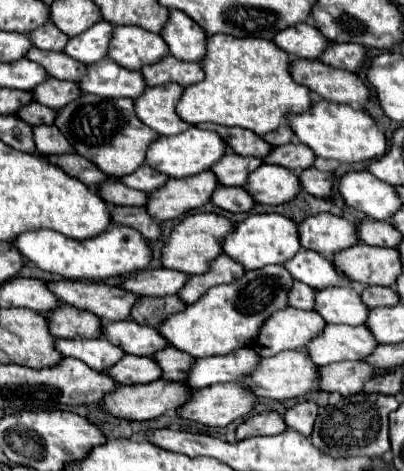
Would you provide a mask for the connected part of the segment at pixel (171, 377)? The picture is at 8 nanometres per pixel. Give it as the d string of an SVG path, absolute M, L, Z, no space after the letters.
M167 346L163 352L155 352L153 358L157 360L157 366L161 368L161 378L169 382L183 382L195 360L189 354L175 350L173 346Z

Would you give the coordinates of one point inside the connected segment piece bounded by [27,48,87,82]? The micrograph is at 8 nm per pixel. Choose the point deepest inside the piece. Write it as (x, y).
(59, 65)

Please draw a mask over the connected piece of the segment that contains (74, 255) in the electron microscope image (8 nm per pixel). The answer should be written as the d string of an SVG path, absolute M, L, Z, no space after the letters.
M113 224L109 228L109 232L105 232L105 236L95 236L95 240L85 240L83 244L79 244L79 240L67 240L67 236L59 236L57 232L23 232L23 236L19 236L19 240L13 240L13 246L19 250L19 254L37 264L41 270L57 274L61 278L69 278L69 280L107 280L111 276L125 276L137 270L147 268L149 260L151 260L151 248L147 244L147 240L135 232L129 226L117 226Z

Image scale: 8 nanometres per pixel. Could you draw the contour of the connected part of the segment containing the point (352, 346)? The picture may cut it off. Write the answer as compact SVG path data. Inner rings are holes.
M327 324L321 334L307 342L305 354L313 364L325 366L341 360L361 360L369 356L375 346L373 334L363 326Z

